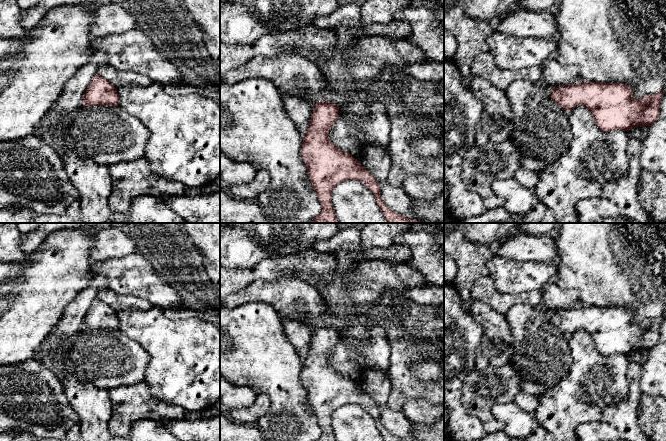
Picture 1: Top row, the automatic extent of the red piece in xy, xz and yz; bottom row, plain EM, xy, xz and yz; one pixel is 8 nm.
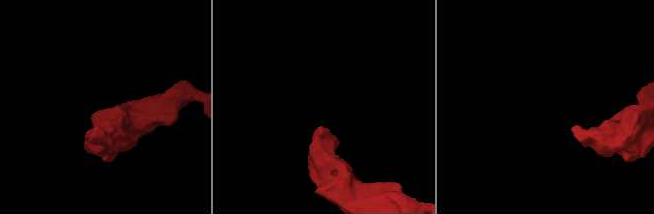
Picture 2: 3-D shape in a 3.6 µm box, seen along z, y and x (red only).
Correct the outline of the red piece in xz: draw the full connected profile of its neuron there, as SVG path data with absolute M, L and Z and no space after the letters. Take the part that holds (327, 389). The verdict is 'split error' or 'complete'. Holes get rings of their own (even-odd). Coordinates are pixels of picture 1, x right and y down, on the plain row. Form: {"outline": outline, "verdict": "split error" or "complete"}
{"outline": "M326 324L314 328L308 354L302 360L301 381L322 430L316 441L336 441L331 424L333 413L341 406L349 404L362 406L374 418L384 441L403 441L384 428L380 409L370 395L329 363L329 355L338 341L338 329Z", "verdict": "complete"}

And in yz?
{"outline": "M586 305L551 314L553 324L568 336L579 329L587 331L604 356L629 355L654 348L660 338L663 318L664 314L634 323L632 311L627 308Z", "verdict": "complete"}

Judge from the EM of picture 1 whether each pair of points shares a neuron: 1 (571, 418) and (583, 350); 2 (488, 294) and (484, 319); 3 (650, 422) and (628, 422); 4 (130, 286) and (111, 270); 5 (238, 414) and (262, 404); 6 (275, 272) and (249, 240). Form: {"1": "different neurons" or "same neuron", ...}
{"1": "same neuron", "2": "different neurons", "3": "different neurons", "4": "same neuron", "5": "same neuron", "6": "different neurons"}

